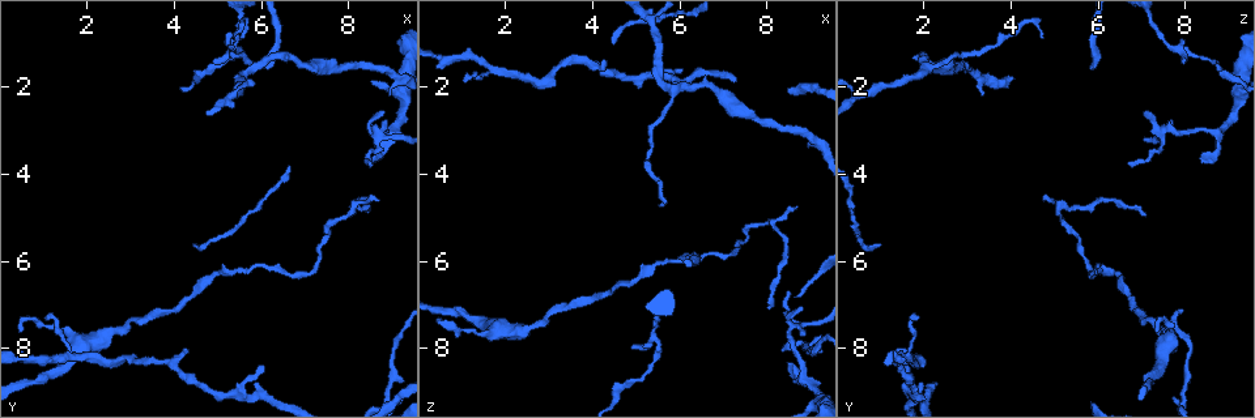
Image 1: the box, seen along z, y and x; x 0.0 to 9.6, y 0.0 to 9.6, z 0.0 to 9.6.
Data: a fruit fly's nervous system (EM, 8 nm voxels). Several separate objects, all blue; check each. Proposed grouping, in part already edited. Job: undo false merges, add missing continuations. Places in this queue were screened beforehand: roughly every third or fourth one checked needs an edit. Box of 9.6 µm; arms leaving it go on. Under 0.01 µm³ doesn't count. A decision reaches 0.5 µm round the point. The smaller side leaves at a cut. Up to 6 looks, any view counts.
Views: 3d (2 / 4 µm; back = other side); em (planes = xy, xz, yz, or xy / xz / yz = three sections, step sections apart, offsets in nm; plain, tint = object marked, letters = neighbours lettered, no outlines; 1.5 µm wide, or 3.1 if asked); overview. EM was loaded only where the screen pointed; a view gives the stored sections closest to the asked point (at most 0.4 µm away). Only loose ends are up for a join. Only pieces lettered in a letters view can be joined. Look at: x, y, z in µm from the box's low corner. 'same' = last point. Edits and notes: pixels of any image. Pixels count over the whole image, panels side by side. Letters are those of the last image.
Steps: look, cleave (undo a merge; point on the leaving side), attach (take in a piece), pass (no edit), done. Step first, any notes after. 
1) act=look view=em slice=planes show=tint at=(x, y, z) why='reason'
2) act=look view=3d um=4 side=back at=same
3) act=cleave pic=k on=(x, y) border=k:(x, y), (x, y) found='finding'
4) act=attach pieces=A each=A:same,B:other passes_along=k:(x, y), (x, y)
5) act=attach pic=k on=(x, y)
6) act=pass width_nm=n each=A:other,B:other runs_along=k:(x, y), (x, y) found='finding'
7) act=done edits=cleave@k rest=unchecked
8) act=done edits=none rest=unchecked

act=look view=em slice=planes show=plain at=(6.10, 8.45, 1.65) why='branch stops here'

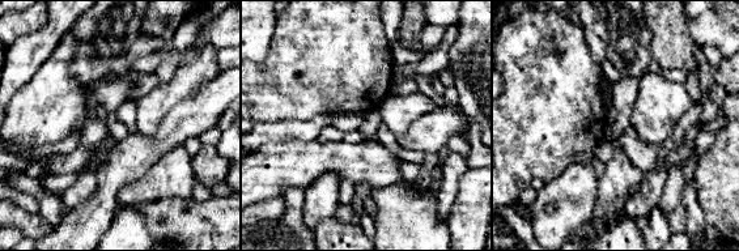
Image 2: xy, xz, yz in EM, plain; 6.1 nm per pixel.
act=look view=em slice=planes show=letters at=same

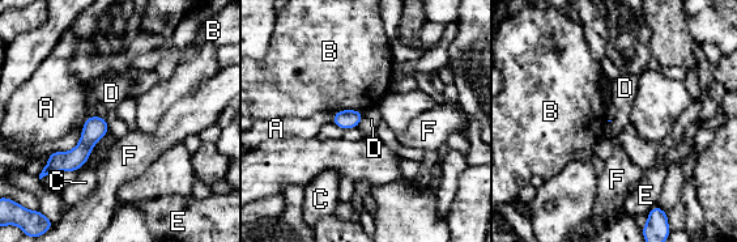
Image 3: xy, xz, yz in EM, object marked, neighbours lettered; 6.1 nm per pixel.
act=pass each=A:other,B:other,C:other,D:other,E:other,F:other runs_along=3:(101, 119), (68, 161), (51, 168) found='none of them fits'

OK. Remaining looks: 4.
act=look view=em slice=planes show=tint at=(8.60, 2.95, 7.50) why='a fork'

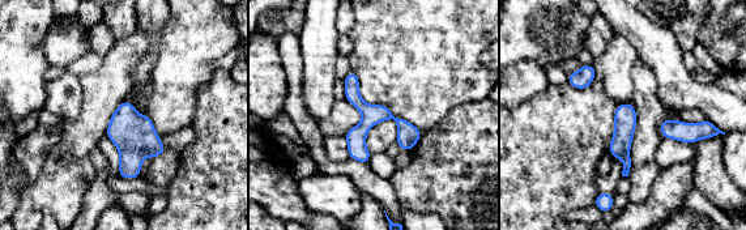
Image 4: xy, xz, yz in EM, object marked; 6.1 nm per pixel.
act=look view=em slice=planes show=letters at=same why='what lies round it'

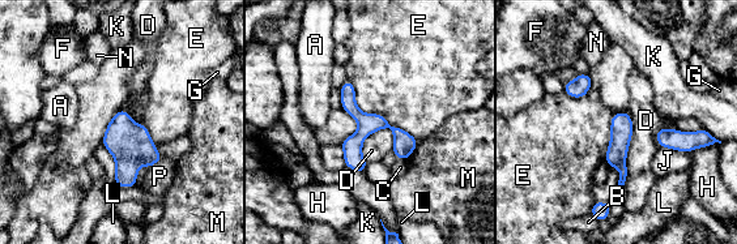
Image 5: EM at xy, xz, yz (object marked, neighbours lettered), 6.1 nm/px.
act=pass width_nm=130 each=A:other,B:other,C:other,D:other,E:other,F:other,G:other,H:other,J:other,K:other,L:other,M:other,N:other,P:other runs_along=5:(348, 84), (349, 106), (387, 124), (407, 154) found='one cell here'

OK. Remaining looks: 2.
act=done edits=none rest=unchecked

